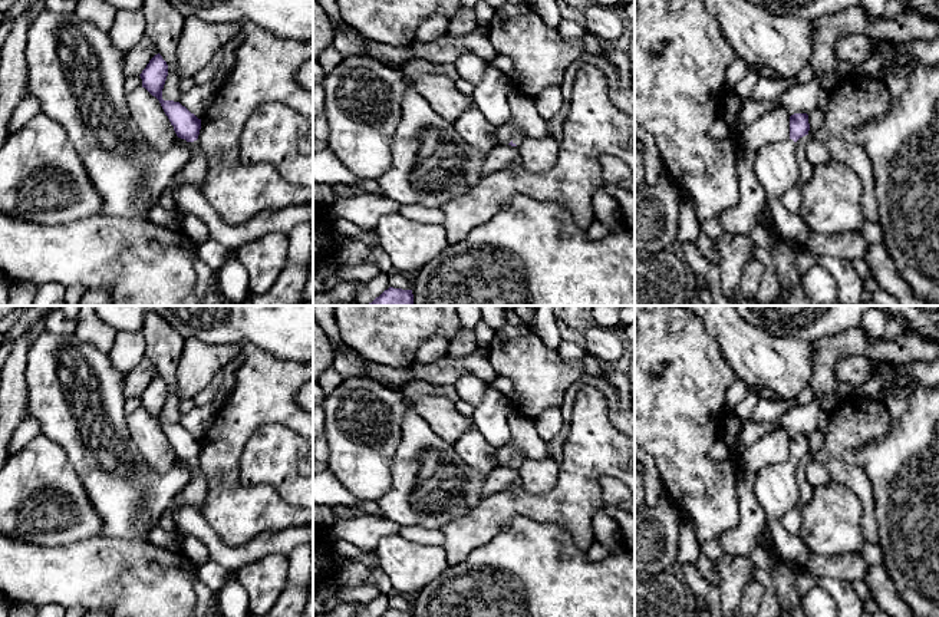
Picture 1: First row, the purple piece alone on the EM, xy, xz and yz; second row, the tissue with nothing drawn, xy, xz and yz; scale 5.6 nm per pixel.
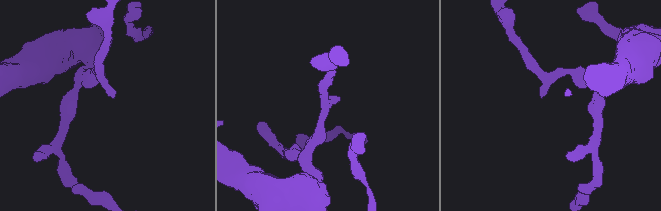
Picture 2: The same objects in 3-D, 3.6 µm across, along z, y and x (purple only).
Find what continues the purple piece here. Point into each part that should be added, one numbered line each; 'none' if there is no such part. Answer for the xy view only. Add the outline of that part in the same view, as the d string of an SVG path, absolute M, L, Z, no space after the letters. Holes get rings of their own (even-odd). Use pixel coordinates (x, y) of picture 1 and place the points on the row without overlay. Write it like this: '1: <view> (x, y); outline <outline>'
1: xy (195, 491); outline M198 461L191 463L191 475L182 491L174 498L172 504L191 507L198 512L202 509L208 495L208 479L201 471Z

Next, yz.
1: yz (777, 490); outline M788 461L781 465L765 465L755 474L755 494L758 505L764 509L765 525L764 547L775 548L771 527L781 521L785 514L798 507L800 488L795 476L795 463ZM775 548L777 550L777 548Z

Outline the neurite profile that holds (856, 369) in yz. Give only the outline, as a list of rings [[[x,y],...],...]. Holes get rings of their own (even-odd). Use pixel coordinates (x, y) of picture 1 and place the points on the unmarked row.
[[[861,354],[847,356],[836,366],[837,382],[854,387],[866,383],[874,372],[876,362]]]

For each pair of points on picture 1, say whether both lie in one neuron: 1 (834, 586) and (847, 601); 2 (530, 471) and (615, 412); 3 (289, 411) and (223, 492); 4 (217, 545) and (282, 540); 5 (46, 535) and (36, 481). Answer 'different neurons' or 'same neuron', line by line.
1: same neuron
2: same neuron
3: same neuron
4: same neuron
5: same neuron

